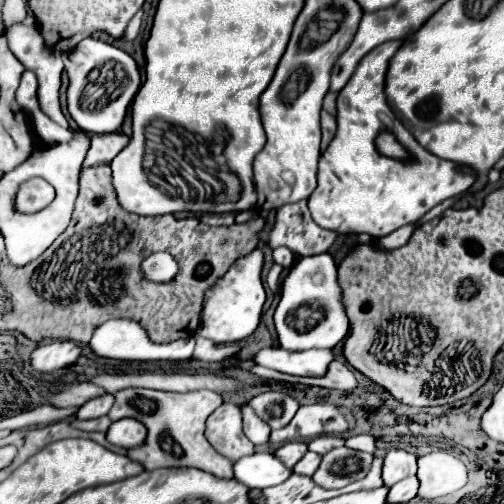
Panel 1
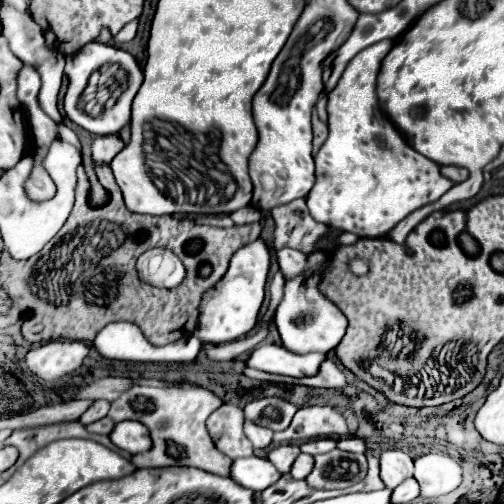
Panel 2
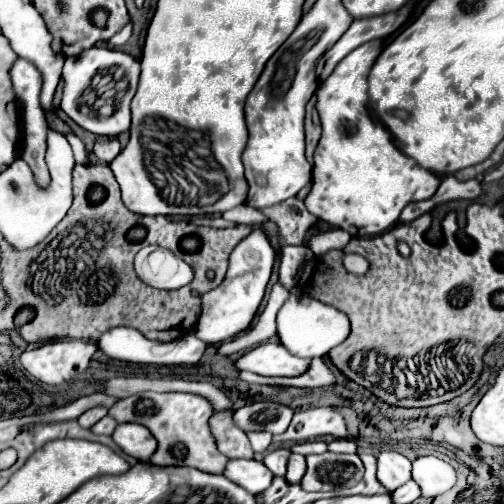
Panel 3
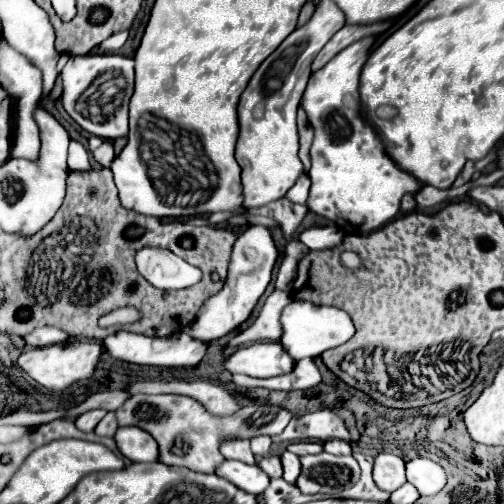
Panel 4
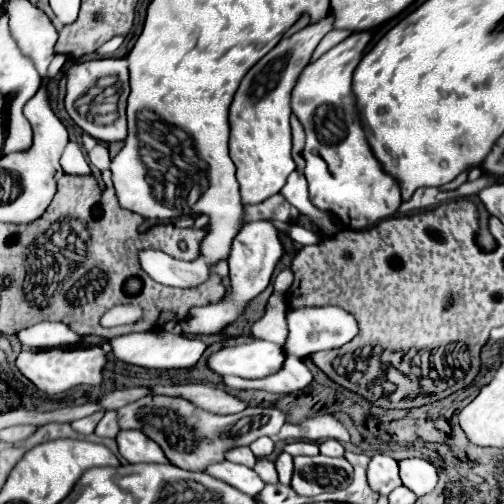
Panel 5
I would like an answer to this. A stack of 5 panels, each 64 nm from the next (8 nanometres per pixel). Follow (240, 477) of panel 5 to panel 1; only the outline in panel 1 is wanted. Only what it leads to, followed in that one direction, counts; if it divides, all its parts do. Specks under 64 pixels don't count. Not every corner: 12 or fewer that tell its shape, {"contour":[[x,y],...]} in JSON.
{"contour":[[270,452],[234,464],[234,478],[256,490],[282,484],[288,468]]}

